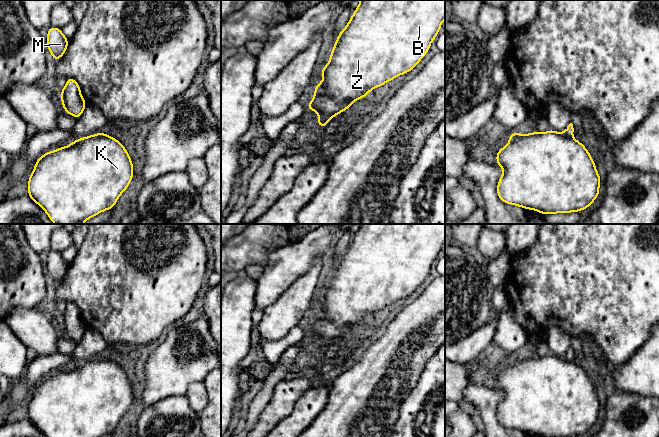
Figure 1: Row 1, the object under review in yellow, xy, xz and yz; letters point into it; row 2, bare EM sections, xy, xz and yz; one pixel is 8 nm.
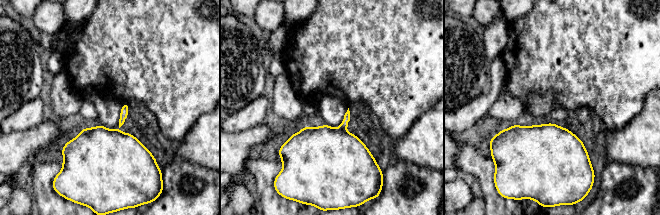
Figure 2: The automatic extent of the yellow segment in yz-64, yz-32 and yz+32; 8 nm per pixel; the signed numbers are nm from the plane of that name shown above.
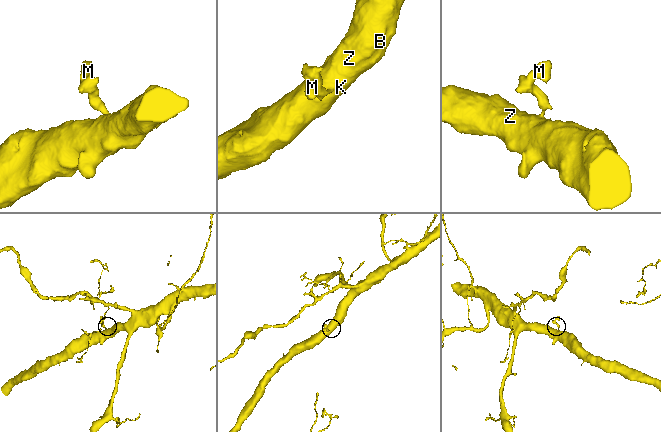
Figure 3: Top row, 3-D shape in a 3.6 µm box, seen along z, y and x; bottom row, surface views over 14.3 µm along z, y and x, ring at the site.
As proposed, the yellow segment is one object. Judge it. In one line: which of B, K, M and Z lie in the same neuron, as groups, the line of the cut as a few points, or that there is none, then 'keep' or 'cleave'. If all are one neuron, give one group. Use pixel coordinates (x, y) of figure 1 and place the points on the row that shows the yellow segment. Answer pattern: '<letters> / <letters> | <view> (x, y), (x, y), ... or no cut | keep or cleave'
B K Z / M | yz (563, 133), (571, 137) | cleave

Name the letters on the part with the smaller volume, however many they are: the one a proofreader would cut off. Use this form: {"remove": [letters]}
{"remove": ["M"]}

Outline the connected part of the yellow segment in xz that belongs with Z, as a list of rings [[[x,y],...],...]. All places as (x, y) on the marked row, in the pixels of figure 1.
[[[360,0],[347,26],[334,43],[329,63],[322,67],[324,80],[319,81],[314,89],[313,100],[306,104],[308,110],[316,111],[319,114],[318,121],[327,123],[350,108],[354,101],[368,95],[370,90],[410,72],[427,54],[444,19],[445,0]]]

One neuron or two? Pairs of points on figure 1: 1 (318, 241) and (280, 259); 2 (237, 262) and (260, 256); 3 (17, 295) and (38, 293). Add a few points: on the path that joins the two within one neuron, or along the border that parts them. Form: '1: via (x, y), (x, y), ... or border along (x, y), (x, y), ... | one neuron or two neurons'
1: via (309, 247), (298, 258), (289, 259) | one neuron
2: via (243, 256), (254, 256) | one neuron
3: via (22, 293), (33, 293) | one neuron

